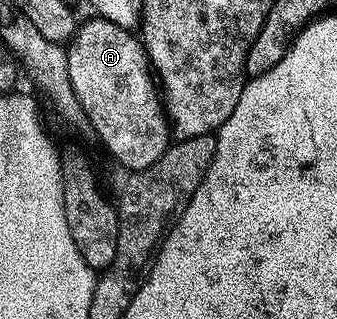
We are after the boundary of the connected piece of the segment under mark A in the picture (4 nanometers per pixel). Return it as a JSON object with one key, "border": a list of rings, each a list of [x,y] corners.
{"border":[[[93,17],[90,23],[83,22],[76,28],[67,47],[69,76],[75,89],[75,97],[81,106],[81,114],[93,126],[101,143],[126,167],[126,172],[147,169],[171,142],[171,124],[166,116],[158,84],[151,74],[149,56],[138,36],[132,30],[115,25],[100,17]]]}

